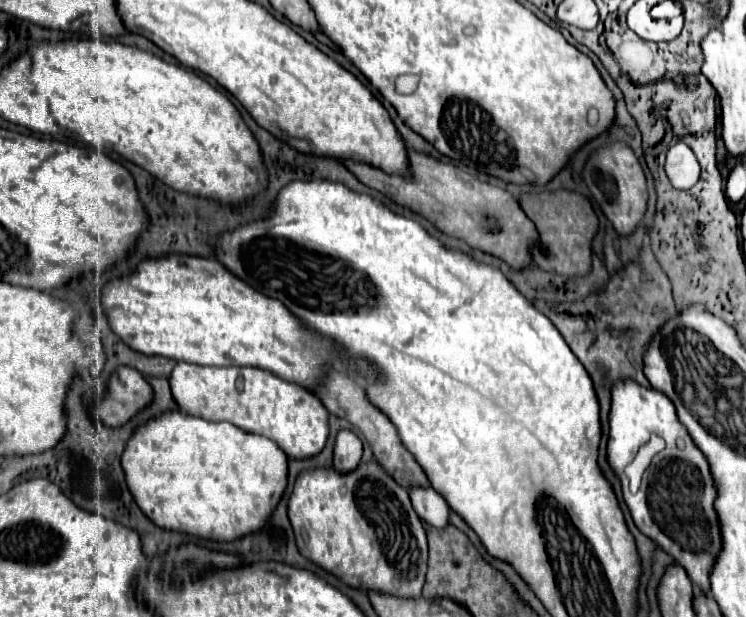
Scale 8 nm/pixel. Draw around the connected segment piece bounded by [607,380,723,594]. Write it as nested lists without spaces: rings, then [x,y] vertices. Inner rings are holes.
[[[621,380],[619,384],[613,386],[613,392],[611,392],[611,414],[609,414],[609,426],[611,426],[611,432],[609,432],[609,442],[607,442],[607,458],[609,458],[609,464],[611,468],[615,470],[615,474],[621,478],[621,484],[623,484],[623,496],[625,496],[625,502],[631,510],[631,516],[637,524],[637,528],[649,536],[655,544],[659,544],[677,564],[681,564],[685,568],[685,572],[689,574],[691,582],[699,588],[699,592],[709,592],[709,574],[713,570],[713,564],[723,548],[723,538],[721,538],[721,524],[719,524],[719,518],[717,518],[717,512],[715,512],[715,494],[717,494],[717,488],[715,488],[715,480],[711,476],[711,470],[709,470],[709,462],[705,458],[705,454],[695,446],[693,438],[689,436],[687,428],[679,422],[677,414],[675,414],[675,406],[673,402],[663,394],[663,392],[653,392],[653,390],[647,390],[639,384],[633,384],[631,380]],[[651,434],[657,434],[661,436],[665,442],[667,442],[667,448],[655,456],[653,460],[653,468],[657,468],[653,472],[653,484],[667,480],[667,486],[661,486],[661,488],[643,488],[639,490],[637,494],[631,494],[629,492],[629,478],[625,476],[625,466],[633,460],[633,456],[637,454],[637,450],[649,442],[649,436]]]

